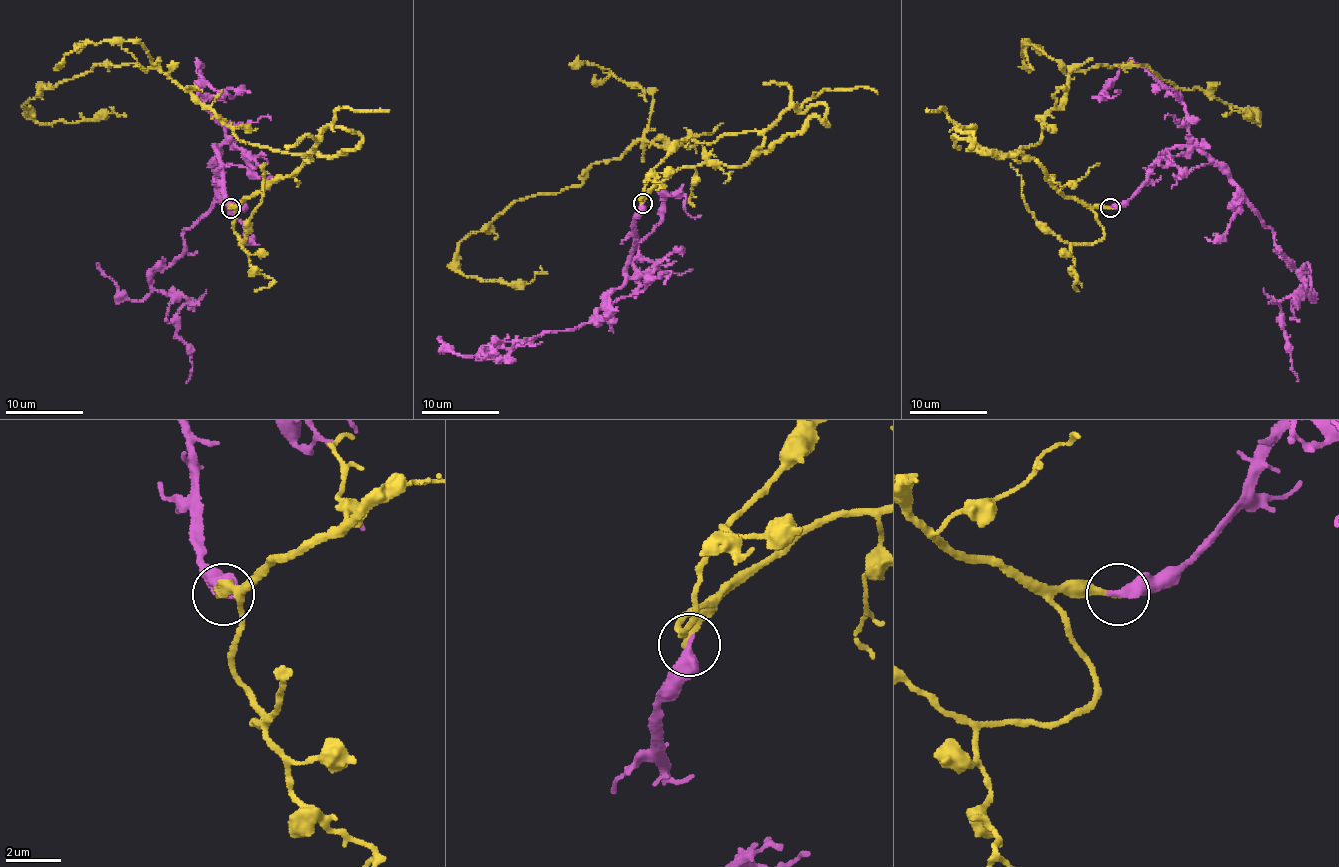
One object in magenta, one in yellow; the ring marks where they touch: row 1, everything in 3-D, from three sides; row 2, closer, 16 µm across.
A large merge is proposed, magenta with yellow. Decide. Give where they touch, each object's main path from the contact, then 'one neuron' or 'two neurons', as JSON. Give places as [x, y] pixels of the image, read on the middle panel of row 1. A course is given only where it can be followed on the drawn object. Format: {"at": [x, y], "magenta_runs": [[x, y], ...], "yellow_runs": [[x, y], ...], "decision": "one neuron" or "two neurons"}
{"at": [642, 203], "magenta_runs": [[642, 202], [624, 283], [586, 323], [481, 350], [503, 359], [512, 343], [489, 343], [490, 356], [475, 358]], "yellow_runs": [[642, 202], [764, 137], [636, 140], [516, 200], [454, 264], [547, 272]], "decision": "one neuron"}

